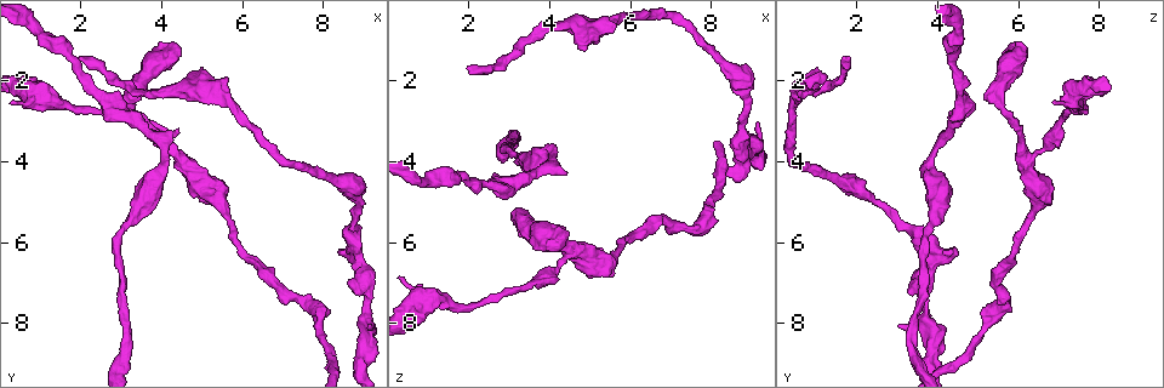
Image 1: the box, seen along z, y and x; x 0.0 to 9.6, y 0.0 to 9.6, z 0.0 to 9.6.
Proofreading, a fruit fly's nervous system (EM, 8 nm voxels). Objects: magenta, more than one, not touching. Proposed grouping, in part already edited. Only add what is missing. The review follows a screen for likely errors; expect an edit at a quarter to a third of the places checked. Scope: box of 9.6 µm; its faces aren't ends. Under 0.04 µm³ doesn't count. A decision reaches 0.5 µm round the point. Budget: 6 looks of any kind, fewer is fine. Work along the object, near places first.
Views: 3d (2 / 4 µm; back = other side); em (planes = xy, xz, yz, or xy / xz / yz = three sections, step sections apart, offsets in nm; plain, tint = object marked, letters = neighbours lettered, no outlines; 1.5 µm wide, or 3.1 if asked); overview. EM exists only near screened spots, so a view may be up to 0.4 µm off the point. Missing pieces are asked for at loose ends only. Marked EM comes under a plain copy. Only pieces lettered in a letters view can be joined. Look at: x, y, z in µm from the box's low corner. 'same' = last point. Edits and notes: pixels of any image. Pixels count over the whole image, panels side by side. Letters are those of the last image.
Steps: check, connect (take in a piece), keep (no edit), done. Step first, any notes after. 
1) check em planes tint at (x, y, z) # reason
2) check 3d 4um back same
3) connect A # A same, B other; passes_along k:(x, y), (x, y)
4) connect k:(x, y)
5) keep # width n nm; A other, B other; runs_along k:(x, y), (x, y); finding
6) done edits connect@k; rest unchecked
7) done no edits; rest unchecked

check em planes letters at (2.00, 1.35, 1.75) # long arm stops here

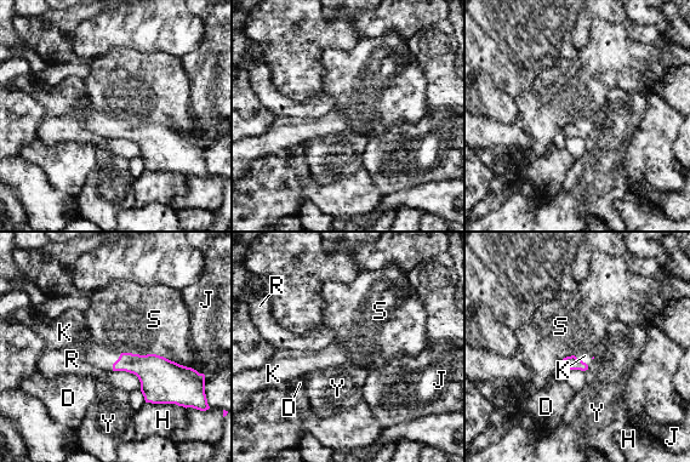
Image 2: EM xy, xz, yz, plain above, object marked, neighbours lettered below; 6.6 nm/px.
connect K # width 100 nm; D other, H other, J other, K same, R other, S other, Y other; it goes on there

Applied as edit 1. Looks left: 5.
check overview

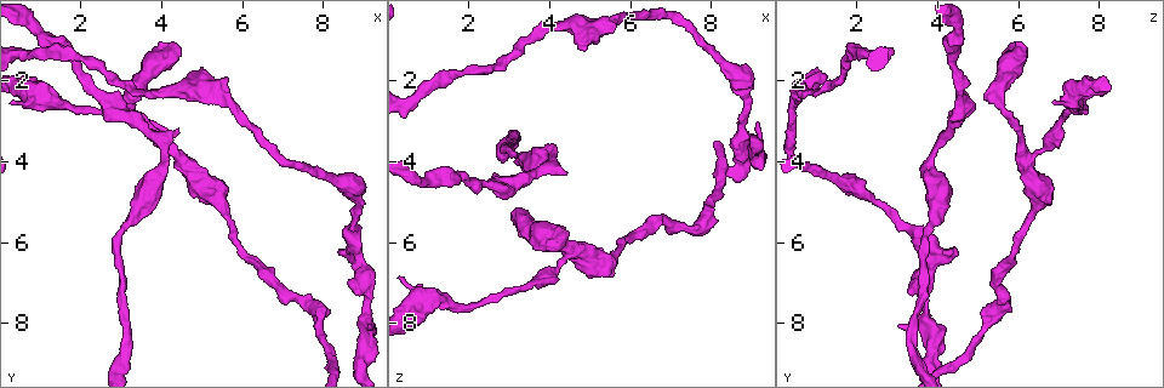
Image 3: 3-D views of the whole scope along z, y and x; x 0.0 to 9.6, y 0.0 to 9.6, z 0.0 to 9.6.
check 3d 2um at (4.45, 3.20, 4.30)

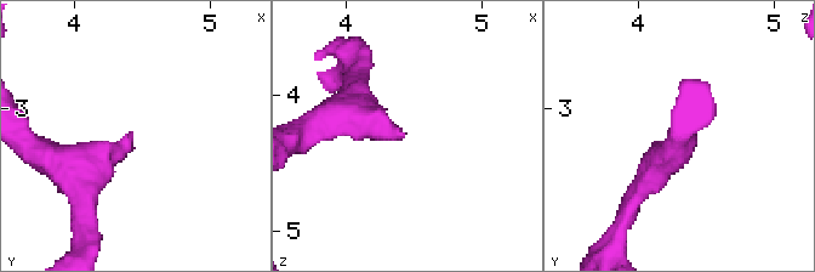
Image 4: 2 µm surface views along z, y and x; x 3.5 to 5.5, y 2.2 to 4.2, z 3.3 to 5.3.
check em xy step 4 letters at (4.46, 3.20, 4.30)

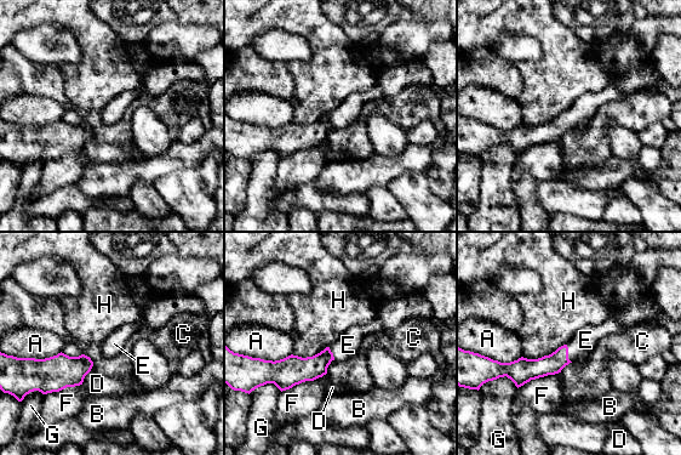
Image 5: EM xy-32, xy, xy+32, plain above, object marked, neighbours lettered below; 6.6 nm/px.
connect E # width 110 nm; A other, B other, C other, D other, E same, F other, G other, H other; it goes on there

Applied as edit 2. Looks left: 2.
done edits connect@2, connect@5; rest unchecked

